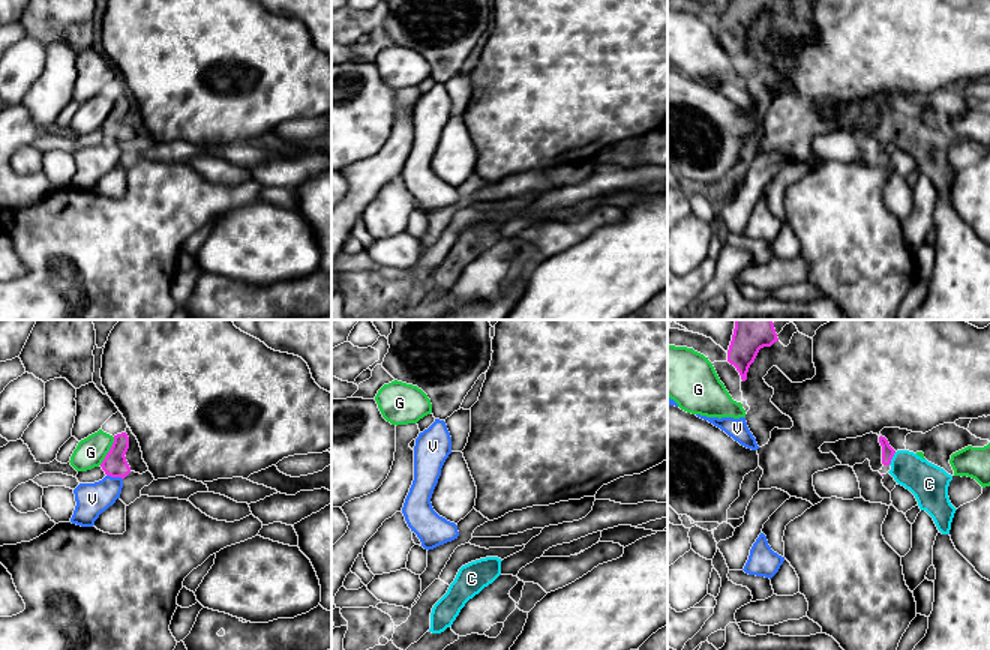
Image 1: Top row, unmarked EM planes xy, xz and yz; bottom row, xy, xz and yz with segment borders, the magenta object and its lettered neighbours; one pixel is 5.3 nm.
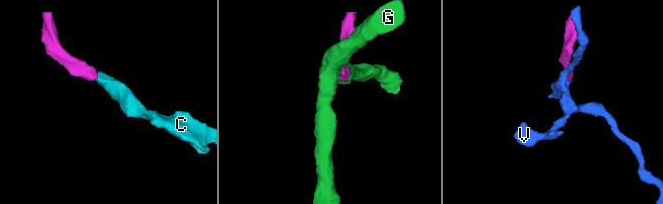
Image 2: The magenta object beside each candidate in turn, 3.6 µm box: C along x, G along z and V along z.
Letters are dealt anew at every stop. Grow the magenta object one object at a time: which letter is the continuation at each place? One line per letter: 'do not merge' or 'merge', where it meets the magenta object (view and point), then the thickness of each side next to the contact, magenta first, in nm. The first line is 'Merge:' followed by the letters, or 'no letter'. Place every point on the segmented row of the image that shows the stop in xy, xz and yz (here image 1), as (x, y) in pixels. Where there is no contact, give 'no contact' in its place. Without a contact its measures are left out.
Merge: C
C: merge; meets magenta in yz at (891, 458); 70 nm thick on the magenta side, 200 nm on the other
G: do not merge; meets magenta in xy at (110, 451); 130 nm thick on the magenta side, 160 nm on the other
V: do not merge; meets magenta in xy at (114, 476); 130 nm thick on the magenta side, 180 nm on the other

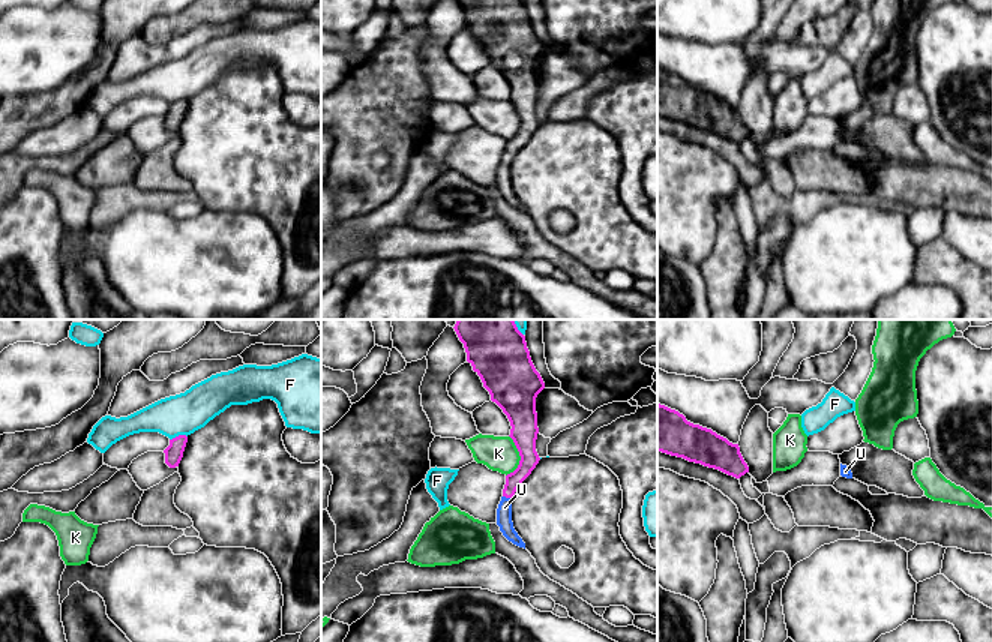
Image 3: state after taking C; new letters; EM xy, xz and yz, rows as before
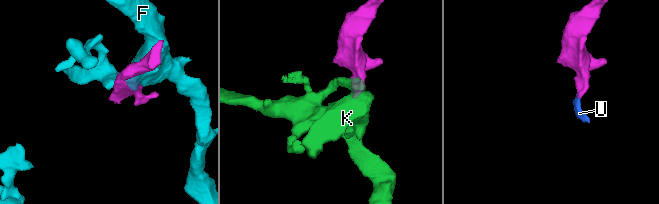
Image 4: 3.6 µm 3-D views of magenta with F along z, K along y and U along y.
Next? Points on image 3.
Merge: U
F: do not merge; meets magenta in xy at (179, 435); 100 nm thick on the magenta side, 220 nm on the other
K: do not merge; meets magenta in xz at (520, 455); 160 nm thick on the magenta side, 190 nm on the other
U: merge; meets magenta in xz at (508, 497); 100 nm thick on the magenta side, 80 nm on the other

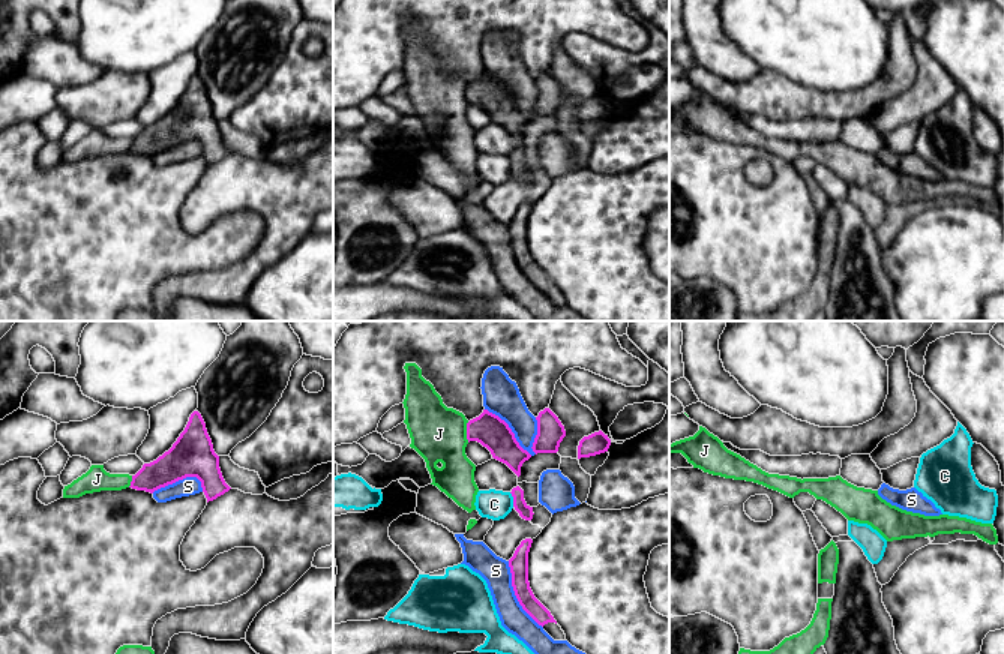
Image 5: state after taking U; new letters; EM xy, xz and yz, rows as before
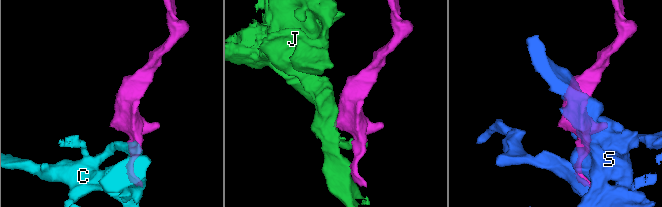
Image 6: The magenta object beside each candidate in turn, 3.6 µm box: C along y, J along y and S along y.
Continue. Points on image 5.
Merge: no letter
C: do not merge; meets magenta in xz at (514, 500); 80 nm thick on the magenta side, 160 nm on the other
J: do not merge; meets magenta in xz at (467, 432); 170 nm thick on the magenta side, 300 nm on the other
S: do not merge; meets magenta in xz at (515, 594); 100 nm thick on the magenta side, 150 nm on the other

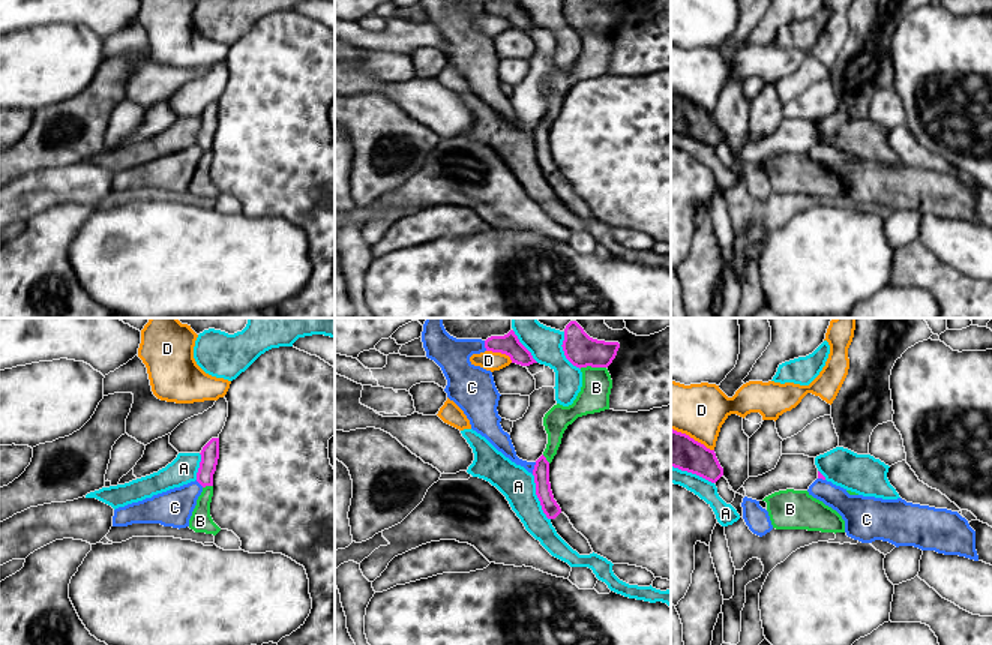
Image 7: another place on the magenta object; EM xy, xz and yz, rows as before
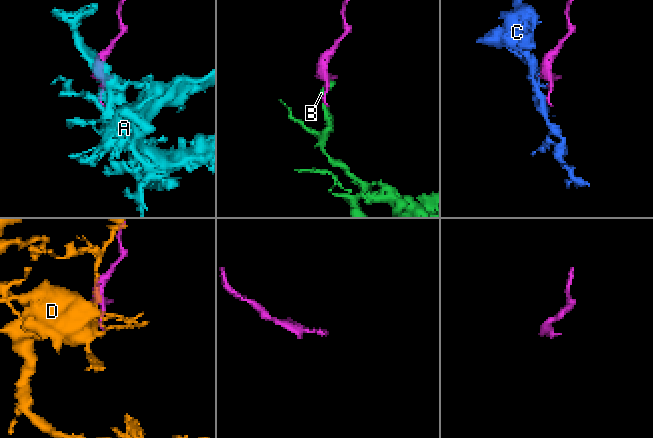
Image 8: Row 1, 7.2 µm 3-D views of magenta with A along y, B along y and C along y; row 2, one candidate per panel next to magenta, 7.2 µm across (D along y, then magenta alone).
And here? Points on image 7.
Merge: no letter
A: do not merge; meets magenta in xz at (538, 497); 90 nm thick on the magenta side, 180 nm on the other
B: do not merge; meets magenta in xz at (592, 366); 170 nm thick on the magenta side, 160 nm on the other
C: do not merge; meets magenta in xz at (535, 468); 90 nm thick on the magenta side, 100 nm on the other
D: do not merge; meets magenta in xz at (500, 351); 120 nm thick on the magenta side, 100 nm on the other

